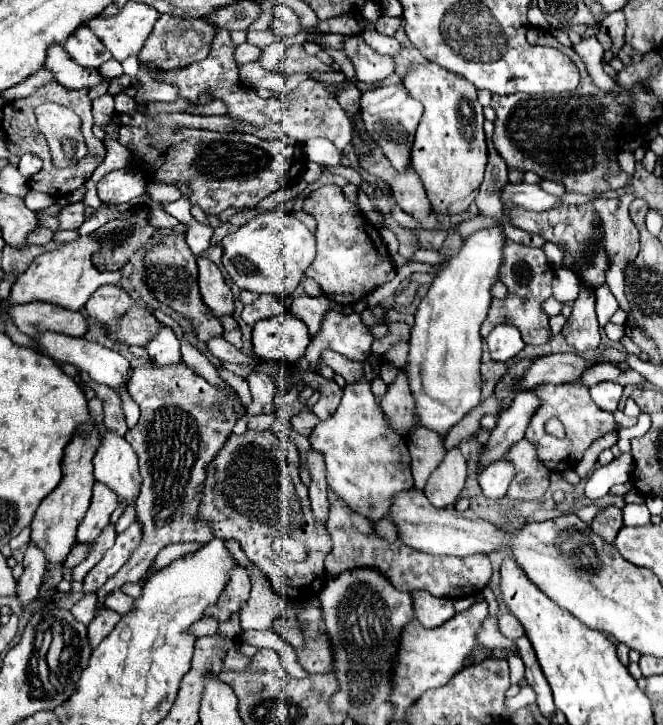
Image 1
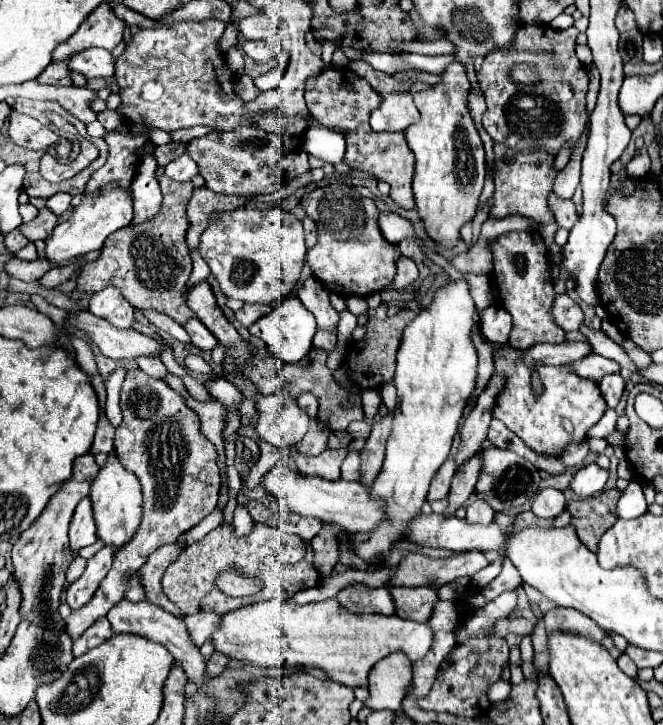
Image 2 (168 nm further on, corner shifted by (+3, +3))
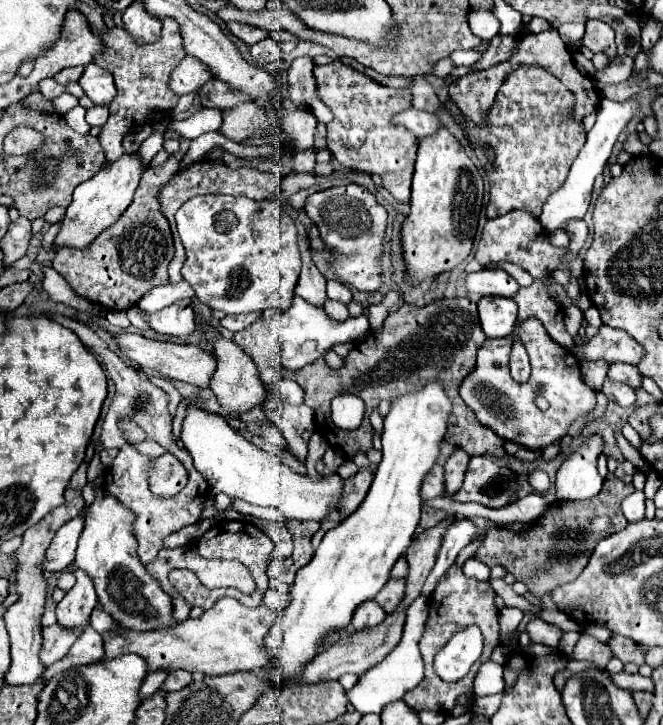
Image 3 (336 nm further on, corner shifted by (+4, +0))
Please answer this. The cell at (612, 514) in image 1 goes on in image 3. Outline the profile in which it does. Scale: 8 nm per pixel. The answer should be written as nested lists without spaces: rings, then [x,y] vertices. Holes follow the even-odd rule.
[[[609,476],[603,482],[603,490],[589,500],[581,502],[553,502],[541,518],[537,518],[523,532],[513,532],[501,526],[493,526],[475,558],[487,566],[503,566],[519,582],[527,584],[533,596],[549,594],[549,588],[563,586],[573,582],[589,562],[599,540],[619,532],[627,526],[627,520],[621,512],[621,500],[633,494],[633,484],[625,484],[617,476]],[[565,530],[573,532],[573,544],[565,544]]]

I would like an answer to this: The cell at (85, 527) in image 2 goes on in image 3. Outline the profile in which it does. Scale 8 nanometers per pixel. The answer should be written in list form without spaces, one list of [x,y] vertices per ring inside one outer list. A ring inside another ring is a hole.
[[[81,516],[63,524],[63,528],[55,532],[55,536],[45,552],[45,562],[41,564],[41,570],[61,572],[69,564],[73,564],[77,540],[79,540],[81,532],[83,532],[83,518]]]

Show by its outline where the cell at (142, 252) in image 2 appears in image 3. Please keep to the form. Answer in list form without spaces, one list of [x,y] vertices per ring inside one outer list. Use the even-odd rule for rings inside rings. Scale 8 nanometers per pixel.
[[[169,156],[161,166],[149,166],[137,186],[133,204],[121,214],[113,228],[101,232],[89,248],[63,248],[53,258],[53,268],[69,282],[69,286],[85,300],[107,310],[127,310],[141,296],[167,282],[167,266],[173,258],[173,236],[167,218],[161,214],[157,194],[161,186],[179,172],[181,162]]]

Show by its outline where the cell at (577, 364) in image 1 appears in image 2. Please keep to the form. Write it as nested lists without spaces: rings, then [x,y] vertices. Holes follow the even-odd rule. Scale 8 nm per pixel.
[[[590,353],[578,361],[572,361],[568,363],[566,367],[570,367],[574,373],[578,373],[580,377],[584,379],[598,379],[602,375],[608,375],[608,373],[616,373],[620,369],[620,365],[612,359],[606,359],[598,353]]]

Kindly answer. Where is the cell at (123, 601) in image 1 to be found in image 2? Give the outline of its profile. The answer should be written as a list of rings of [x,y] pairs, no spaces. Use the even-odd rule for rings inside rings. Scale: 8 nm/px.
[[[118,601],[118,605],[114,605],[114,609],[110,609],[110,613],[106,615],[108,621],[112,623],[112,631],[114,633],[134,633],[134,635],[142,635],[142,637],[148,637],[152,641],[158,641],[158,643],[164,643],[168,647],[168,651],[174,655],[174,659],[182,665],[186,677],[196,683],[196,687],[200,691],[206,689],[210,677],[206,675],[206,665],[208,665],[208,659],[202,657],[200,653],[200,647],[194,645],[190,633],[188,633],[188,627],[184,623],[182,617],[176,617],[164,609],[158,609],[158,605],[152,605],[148,601],[138,601],[138,603],[132,603],[132,601]]]

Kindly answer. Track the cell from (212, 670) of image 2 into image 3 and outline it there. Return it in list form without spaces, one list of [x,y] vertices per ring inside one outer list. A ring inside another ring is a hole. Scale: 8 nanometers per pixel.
[[[176,670],[172,672],[166,681],[161,685],[160,689],[166,692],[180,690],[193,682],[193,677],[190,672],[185,670]]]

